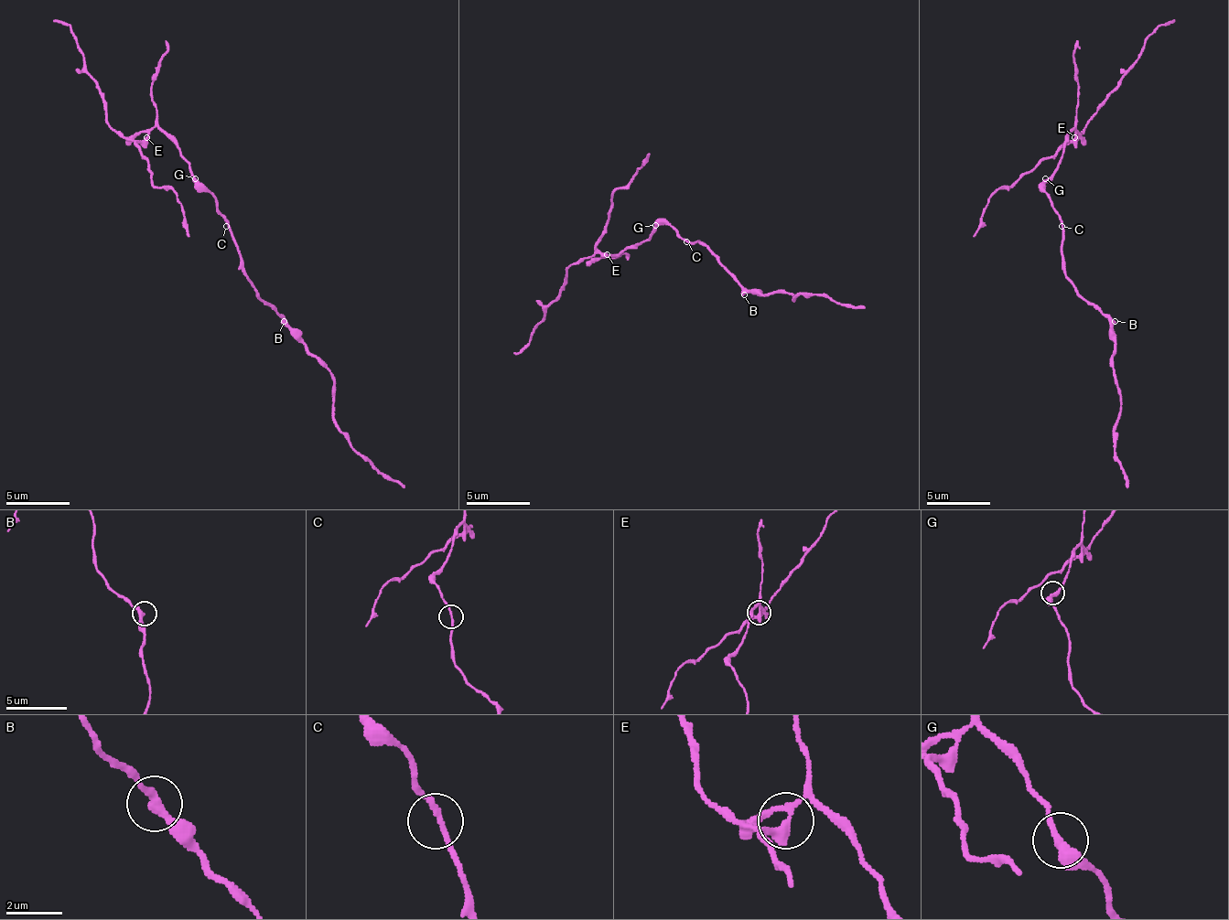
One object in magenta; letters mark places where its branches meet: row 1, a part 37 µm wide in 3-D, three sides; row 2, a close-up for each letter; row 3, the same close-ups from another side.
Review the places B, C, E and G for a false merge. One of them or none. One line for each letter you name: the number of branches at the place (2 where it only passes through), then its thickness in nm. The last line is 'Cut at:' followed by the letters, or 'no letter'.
E: Branches: 3. Thickness 240 nm
Cut at: E

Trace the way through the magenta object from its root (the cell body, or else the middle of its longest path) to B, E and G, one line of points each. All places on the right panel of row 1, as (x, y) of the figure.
B: (1061, 226), (1061, 271), (1080, 295), (1115, 321)
E: (1061, 226), (1061, 217), (1051, 207), (1045, 191), (1045, 178), (1058, 166), (1068, 134), (1074, 128), (1074, 137)
G: (1061, 226), (1061, 217), (1051, 207), (1051, 201), (1045, 191), (1045, 178)

